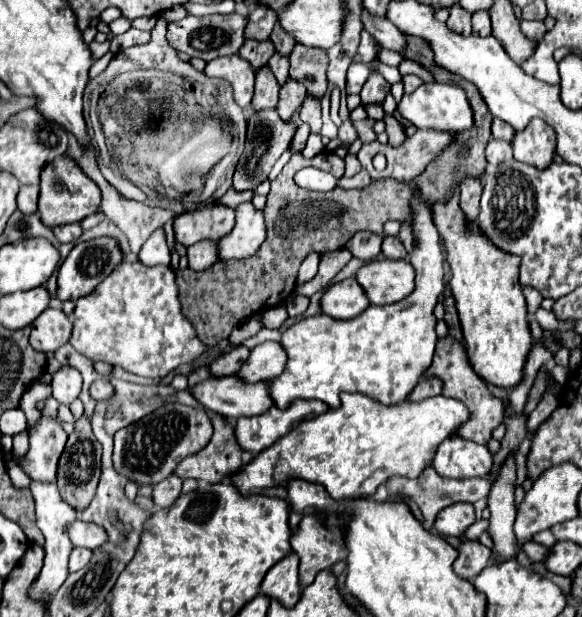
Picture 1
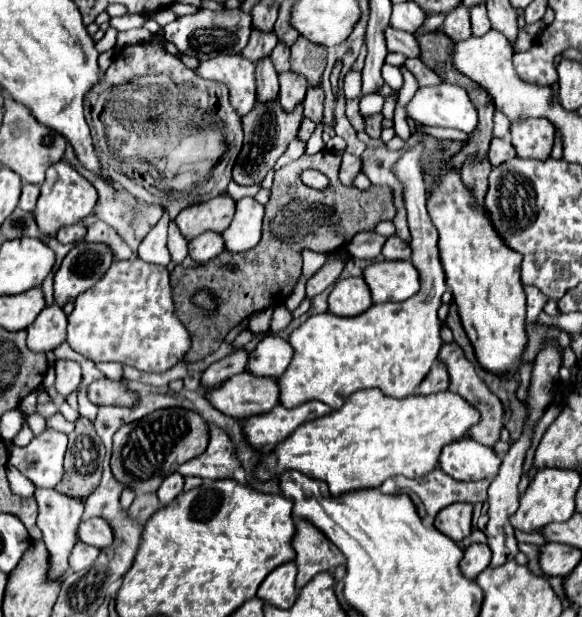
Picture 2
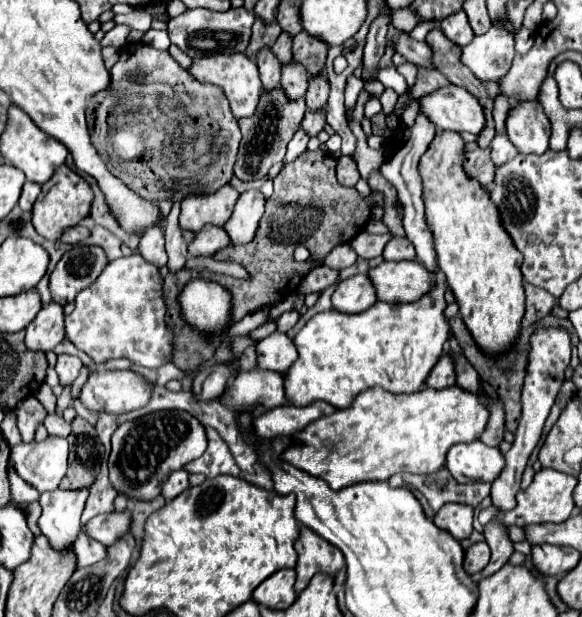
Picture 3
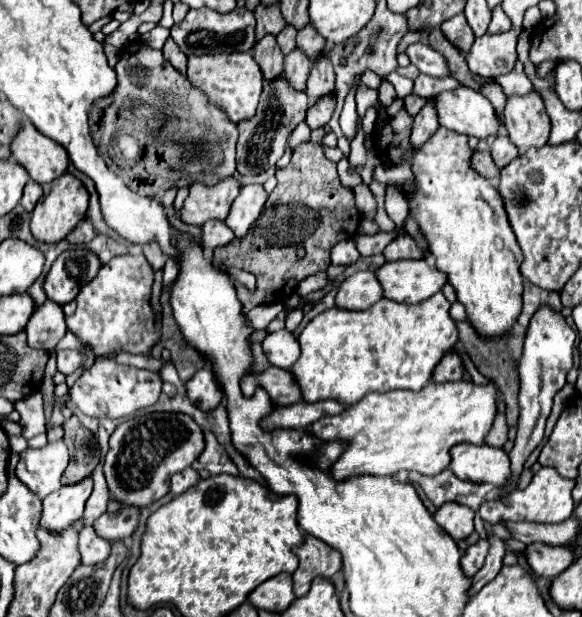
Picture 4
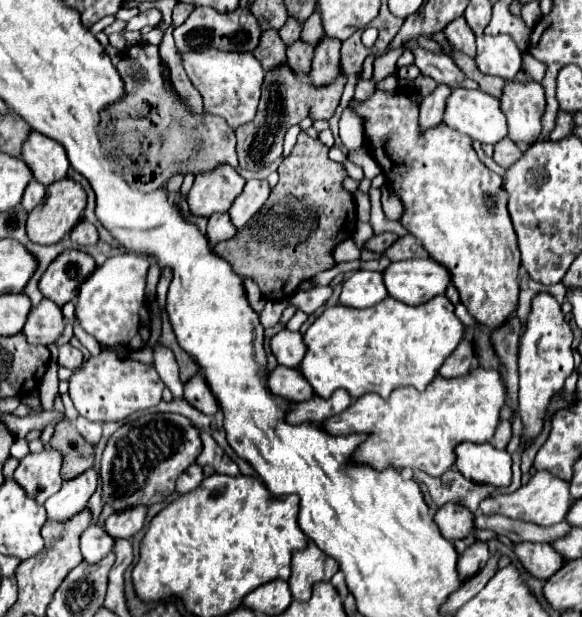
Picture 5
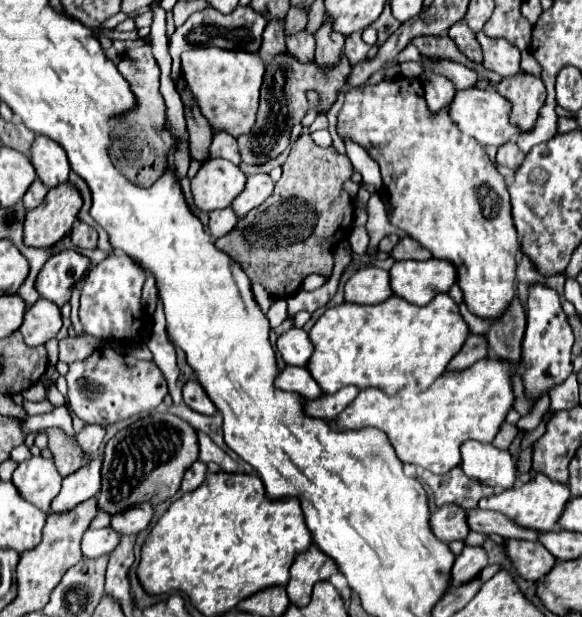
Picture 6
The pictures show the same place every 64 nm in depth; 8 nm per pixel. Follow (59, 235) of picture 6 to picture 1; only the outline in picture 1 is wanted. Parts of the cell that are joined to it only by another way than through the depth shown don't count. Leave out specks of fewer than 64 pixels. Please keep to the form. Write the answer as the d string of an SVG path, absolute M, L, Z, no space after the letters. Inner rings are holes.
M58 156L52 160L40 176L40 200L38 200L38 214L44 220L48 228L60 226L60 224L72 224L72 222L82 222L86 216L98 212L100 206L100 188L96 182L92 182L80 166L68 158L68 156ZM58 180L58 184L56 184Z

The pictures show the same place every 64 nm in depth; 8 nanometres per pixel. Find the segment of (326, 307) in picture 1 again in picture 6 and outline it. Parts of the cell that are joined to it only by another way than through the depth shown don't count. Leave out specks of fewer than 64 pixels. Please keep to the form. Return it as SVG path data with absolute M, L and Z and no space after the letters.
M360 268L344 284L344 302L350 304L380 304L390 296L390 276L380 268Z

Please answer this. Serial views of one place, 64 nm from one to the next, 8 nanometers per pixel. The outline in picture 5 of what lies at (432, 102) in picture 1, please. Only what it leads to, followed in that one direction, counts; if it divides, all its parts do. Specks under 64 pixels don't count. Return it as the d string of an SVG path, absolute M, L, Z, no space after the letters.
M452 90L442 120L480 144L496 144L508 134L504 114L500 112L500 100L480 90Z

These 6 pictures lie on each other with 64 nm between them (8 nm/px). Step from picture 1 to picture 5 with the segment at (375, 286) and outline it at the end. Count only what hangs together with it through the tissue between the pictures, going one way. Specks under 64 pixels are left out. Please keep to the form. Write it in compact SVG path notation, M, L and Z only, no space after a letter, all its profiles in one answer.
M430 258L390 262L382 274L388 296L410 306L418 306L436 294L444 294L450 284L446 268Z

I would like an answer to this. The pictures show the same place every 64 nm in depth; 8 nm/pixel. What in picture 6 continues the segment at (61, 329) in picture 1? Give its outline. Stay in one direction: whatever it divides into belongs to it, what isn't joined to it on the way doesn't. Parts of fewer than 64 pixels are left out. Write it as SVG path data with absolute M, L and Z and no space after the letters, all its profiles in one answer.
M40 298L34 306L26 310L20 332L28 346L40 346L46 344L50 338L54 338L60 332L60 328L62 316L58 312L58 306L46 298Z

